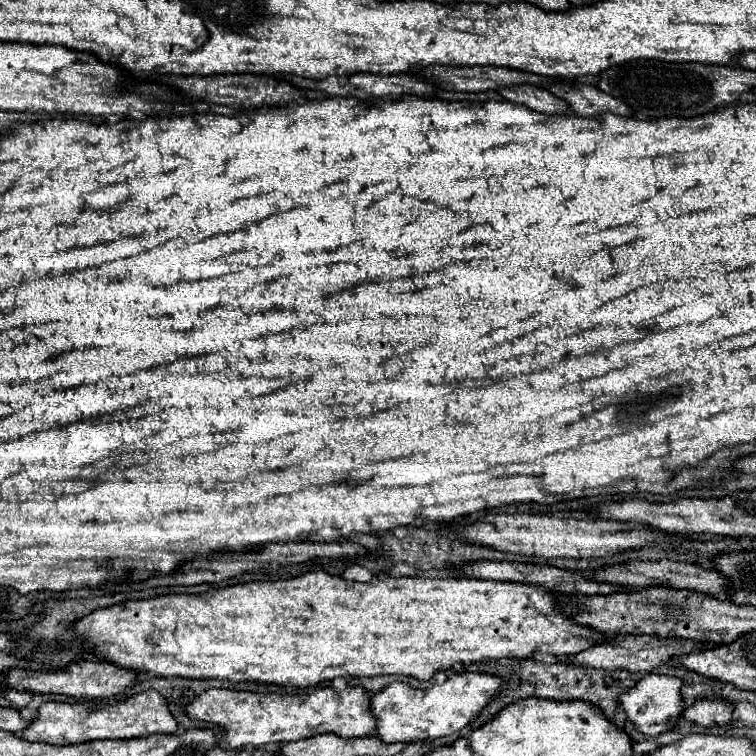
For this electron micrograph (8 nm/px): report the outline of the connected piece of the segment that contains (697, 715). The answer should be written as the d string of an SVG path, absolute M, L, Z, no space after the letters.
M697 700L683 710L682 717L699 726L723 726L733 722L731 706L723 700Z

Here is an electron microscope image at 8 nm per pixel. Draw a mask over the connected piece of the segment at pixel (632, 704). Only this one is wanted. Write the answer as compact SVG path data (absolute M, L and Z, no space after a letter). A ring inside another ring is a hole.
M647 674L643 676L643 680L637 682L637 686L633 686L633 690L627 690L625 694L617 696L617 704L637 732L657 736L661 732L671 730L673 722L681 718L681 680L663 674Z

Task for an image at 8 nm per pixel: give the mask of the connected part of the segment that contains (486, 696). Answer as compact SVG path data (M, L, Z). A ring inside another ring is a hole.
M477 672L453 674L443 684L435 684L425 690L409 688L403 682L393 682L371 698L371 714L375 714L377 720L375 736L383 742L425 742L449 736L465 728L501 686L503 680L499 676Z

